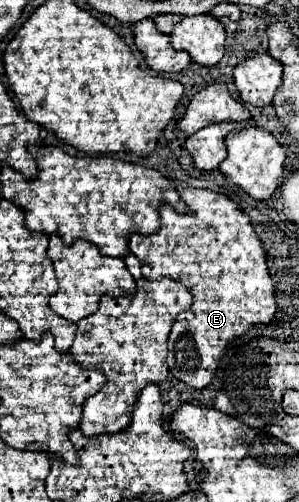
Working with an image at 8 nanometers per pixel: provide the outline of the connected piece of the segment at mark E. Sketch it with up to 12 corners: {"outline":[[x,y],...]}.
{"outline":[[176,185],[130,235],[144,279],[194,297],[168,339],[170,373],[214,381],[228,343],[276,319],[246,213]]}

